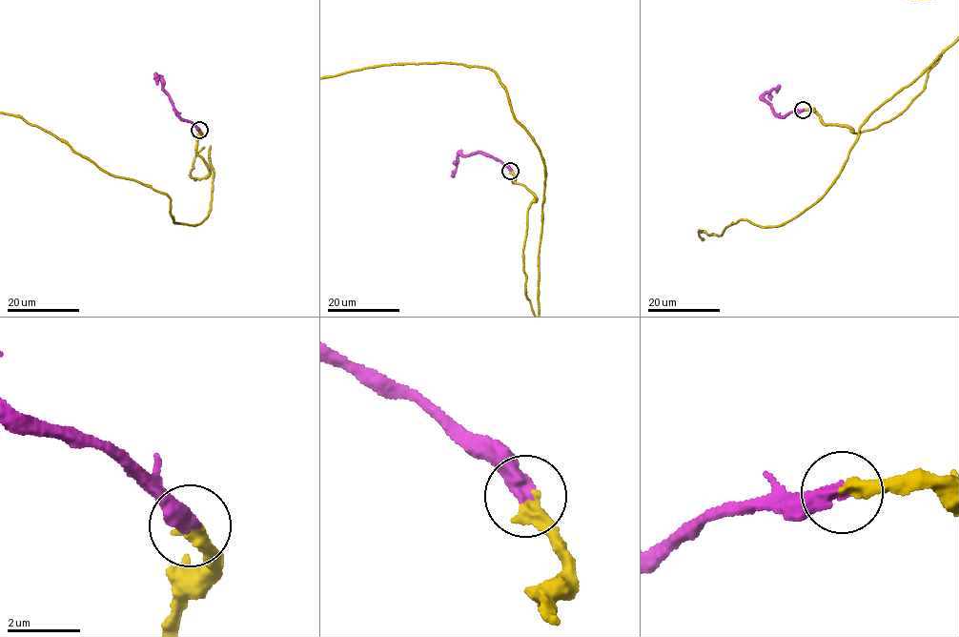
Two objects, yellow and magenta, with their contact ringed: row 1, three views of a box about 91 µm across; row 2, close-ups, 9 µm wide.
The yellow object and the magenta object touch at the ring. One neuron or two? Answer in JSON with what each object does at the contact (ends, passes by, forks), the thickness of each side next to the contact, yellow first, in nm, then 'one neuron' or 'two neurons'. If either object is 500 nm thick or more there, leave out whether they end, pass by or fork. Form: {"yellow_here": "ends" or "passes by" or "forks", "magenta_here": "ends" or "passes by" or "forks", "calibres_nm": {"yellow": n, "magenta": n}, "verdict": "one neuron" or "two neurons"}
{"yellow_here": "ends", "magenta_here": "ends", "calibres_nm": {"yellow": 400, "magenta": 460}, "verdict": "one neuron"}

